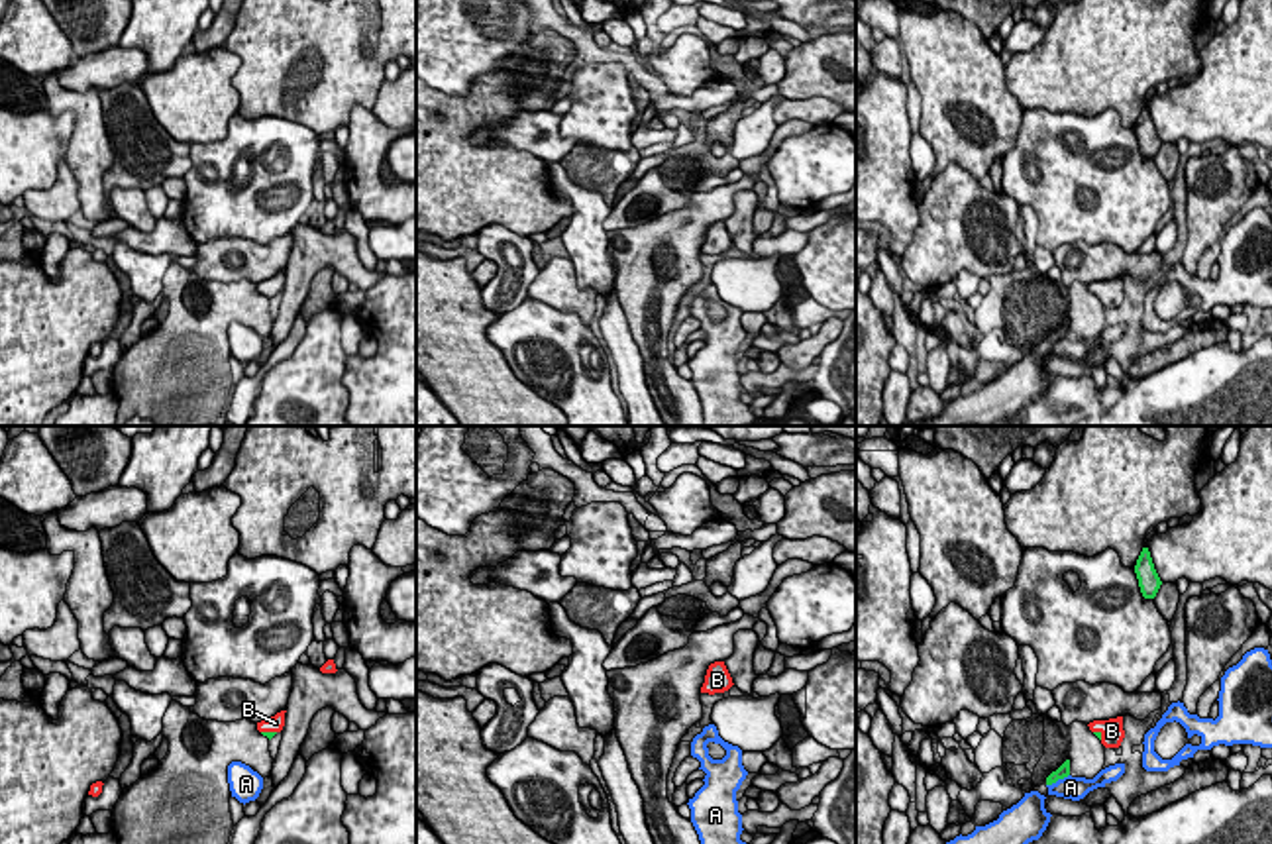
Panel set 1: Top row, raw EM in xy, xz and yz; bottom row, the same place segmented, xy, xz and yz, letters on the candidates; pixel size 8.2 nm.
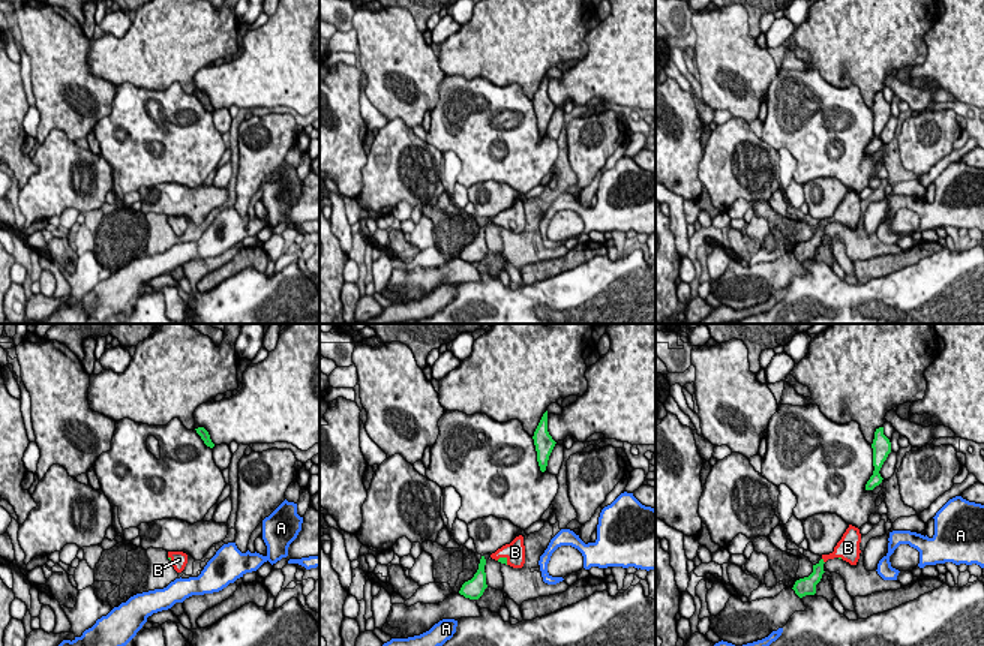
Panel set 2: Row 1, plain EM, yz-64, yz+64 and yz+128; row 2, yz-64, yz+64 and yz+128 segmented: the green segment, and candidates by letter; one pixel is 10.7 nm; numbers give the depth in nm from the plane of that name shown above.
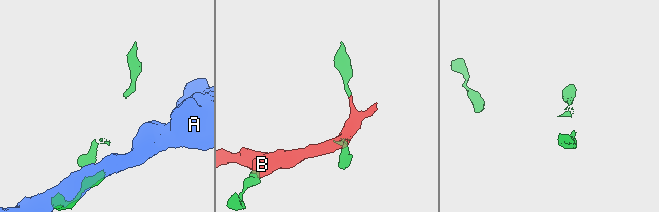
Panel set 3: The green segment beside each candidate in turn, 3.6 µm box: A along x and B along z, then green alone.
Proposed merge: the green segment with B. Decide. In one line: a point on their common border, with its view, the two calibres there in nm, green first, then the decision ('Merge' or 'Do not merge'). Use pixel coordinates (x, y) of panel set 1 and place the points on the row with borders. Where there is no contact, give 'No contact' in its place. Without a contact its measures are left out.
Touches green at xy (269, 733). Thickness 60 nm (green) against 130 nm. Merge

